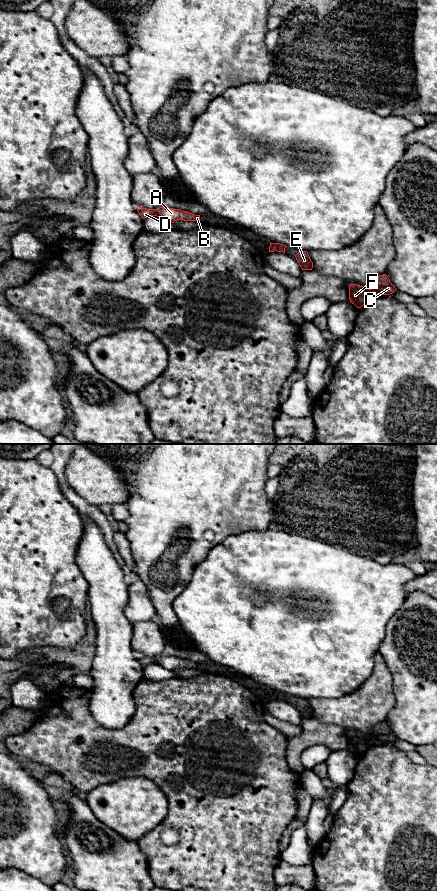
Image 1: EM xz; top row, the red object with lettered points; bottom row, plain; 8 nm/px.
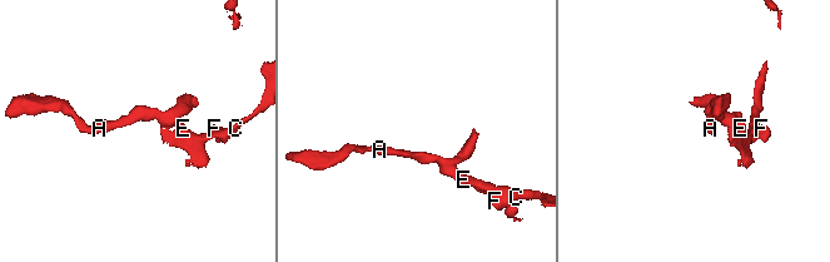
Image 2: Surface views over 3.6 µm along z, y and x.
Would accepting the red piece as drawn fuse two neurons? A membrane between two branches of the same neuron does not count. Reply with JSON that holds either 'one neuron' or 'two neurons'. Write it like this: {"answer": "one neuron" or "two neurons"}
{"answer": "two neurons"}

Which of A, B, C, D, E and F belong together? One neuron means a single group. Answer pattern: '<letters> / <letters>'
A B D / C E F

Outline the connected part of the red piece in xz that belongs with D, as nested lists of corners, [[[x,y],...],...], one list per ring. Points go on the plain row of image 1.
[[[137,654],[137,659],[143,667],[150,664],[157,664],[172,671],[177,668],[200,669],[200,663],[195,663],[187,659],[182,659],[180,657],[173,657],[169,655],[160,655],[159,657],[147,657]]]

